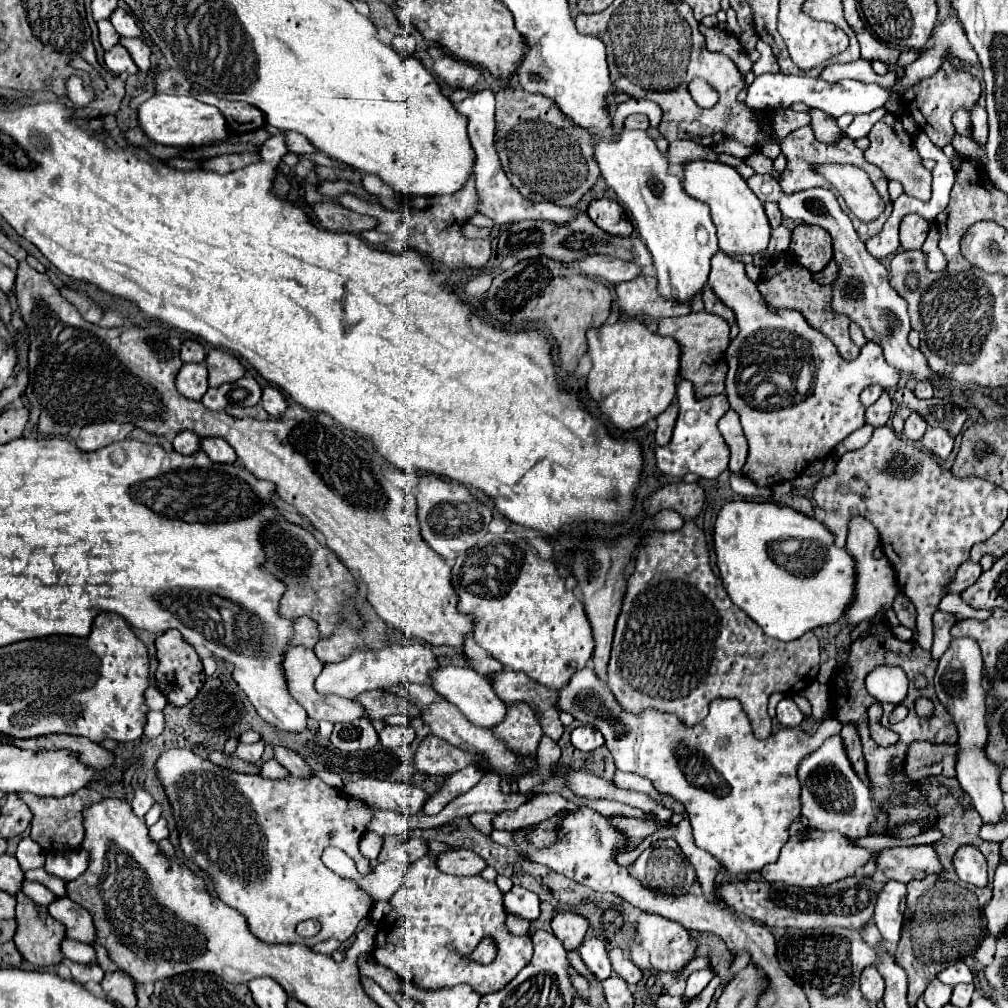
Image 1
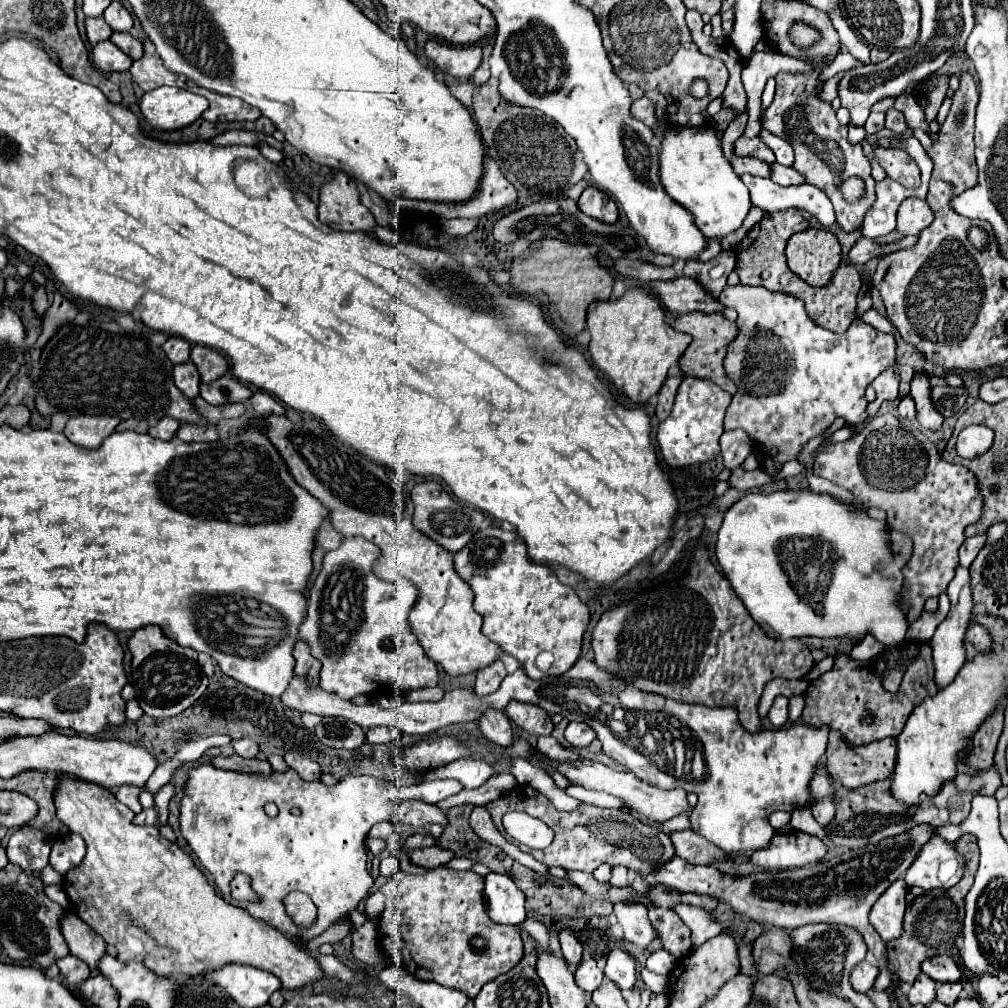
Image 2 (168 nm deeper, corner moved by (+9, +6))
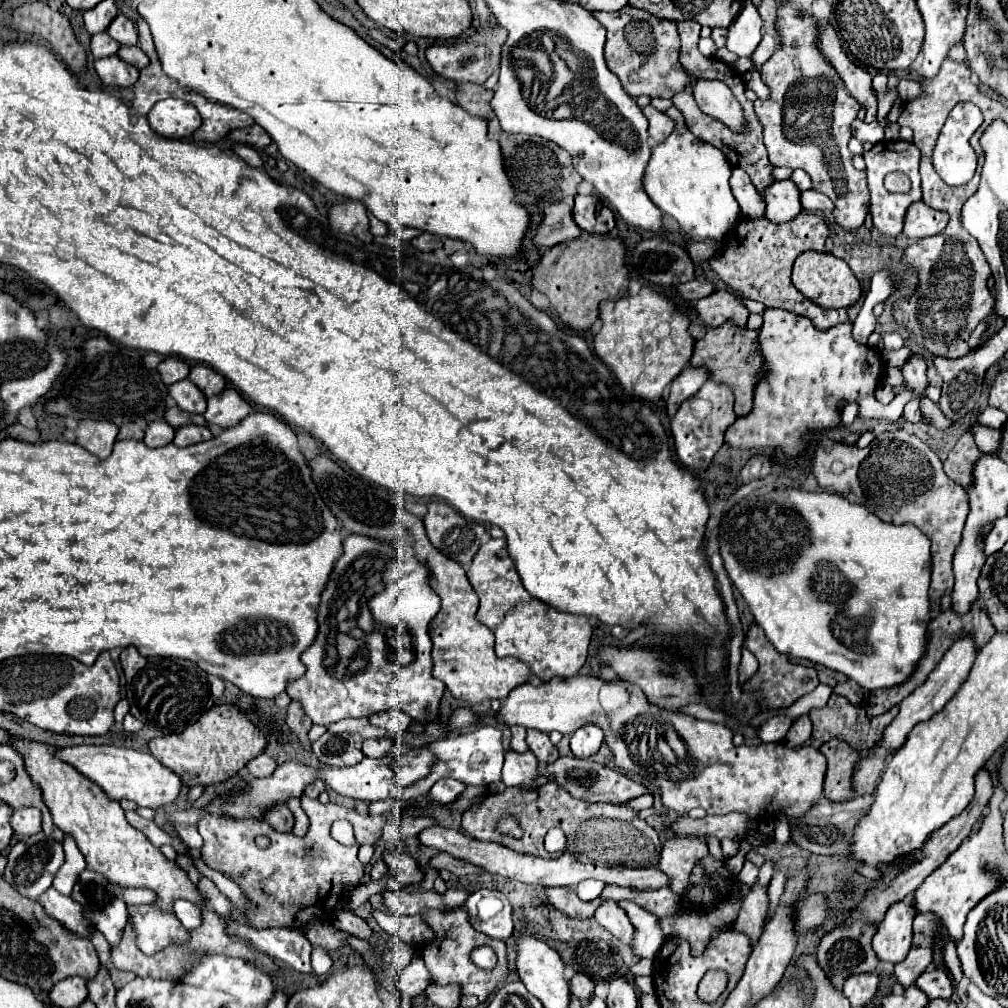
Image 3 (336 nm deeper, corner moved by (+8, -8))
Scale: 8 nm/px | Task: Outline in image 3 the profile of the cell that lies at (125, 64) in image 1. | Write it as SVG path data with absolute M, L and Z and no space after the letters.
M118 56L100 58L94 62L96 74L106 86L122 86L128 88L138 80L138 70L134 66L128 66Z

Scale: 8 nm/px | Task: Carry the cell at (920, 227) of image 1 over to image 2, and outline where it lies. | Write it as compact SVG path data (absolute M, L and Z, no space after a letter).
M907 198L903 200L897 212L897 230L903 236L917 236L917 232L927 228L933 222L933 218L933 210L925 200Z

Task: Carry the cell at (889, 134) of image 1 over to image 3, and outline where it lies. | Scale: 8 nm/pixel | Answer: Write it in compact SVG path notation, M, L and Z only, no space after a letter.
M900 172L888 174L888 178L884 180L884 186L886 186L888 192L900 192L900 194L906 194L910 190L908 176L906 174L900 174Z

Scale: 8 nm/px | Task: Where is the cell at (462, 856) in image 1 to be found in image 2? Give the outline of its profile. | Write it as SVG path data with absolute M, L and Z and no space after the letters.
M437 846L409 850L407 856L415 866L423 866L423 868L439 868L439 866L443 866L445 862L449 862L453 858L451 852L447 852L443 848L437 848Z

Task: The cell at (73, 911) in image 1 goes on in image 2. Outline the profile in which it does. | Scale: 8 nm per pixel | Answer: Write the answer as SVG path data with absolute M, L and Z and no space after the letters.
M69 910L67 920L63 920L63 936L69 944L71 954L81 958L91 968L91 974L97 974L97 964L107 954L107 942Z

